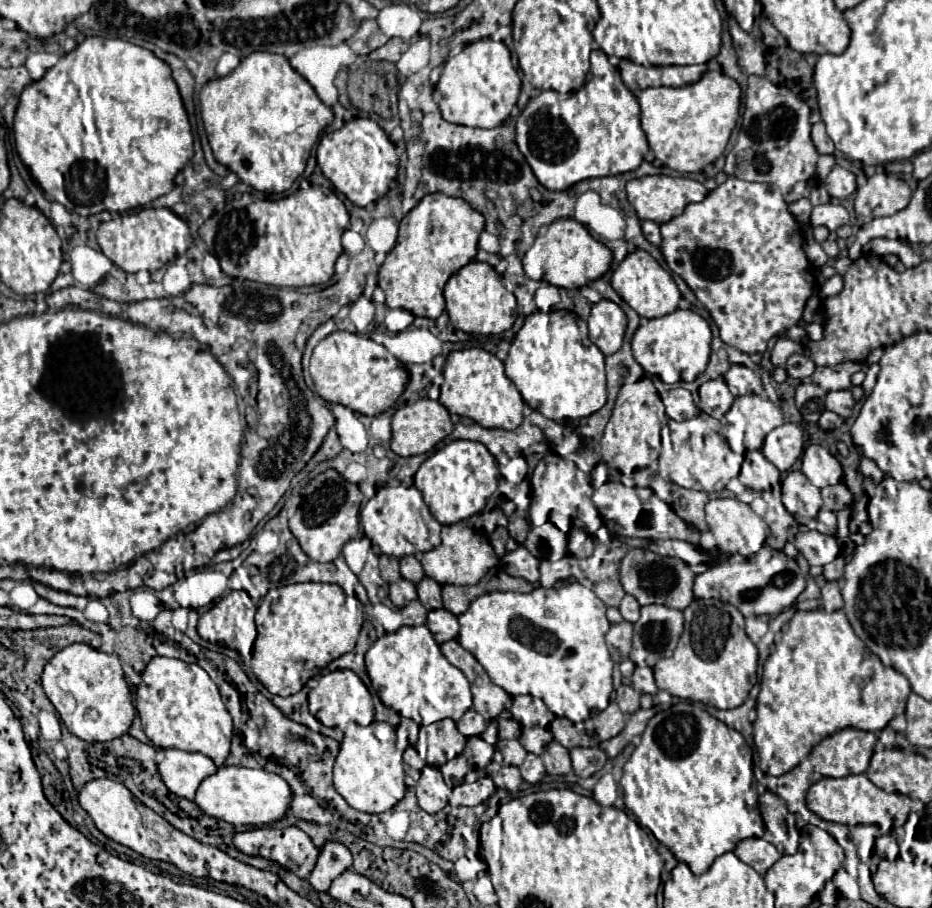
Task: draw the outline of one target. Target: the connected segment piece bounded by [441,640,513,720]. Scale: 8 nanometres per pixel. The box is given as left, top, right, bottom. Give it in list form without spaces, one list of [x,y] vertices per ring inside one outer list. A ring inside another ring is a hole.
[[[457,640],[443,642],[441,644],[441,652],[469,680],[471,692],[473,692],[473,710],[475,712],[479,712],[485,720],[493,720],[503,710],[511,708],[511,700],[513,698],[507,692],[503,692],[503,688],[499,688],[499,686],[495,686],[491,682],[491,678],[487,676],[485,668]]]

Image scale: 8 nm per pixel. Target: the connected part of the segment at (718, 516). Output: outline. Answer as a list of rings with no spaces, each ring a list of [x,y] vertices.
[[[717,498],[717,500],[711,500],[705,506],[705,514],[707,514],[709,530],[713,532],[713,536],[717,540],[717,548],[721,552],[751,556],[765,544],[765,540],[769,536],[769,526],[763,522],[763,518],[757,516],[749,508],[749,504],[743,504],[737,498]]]

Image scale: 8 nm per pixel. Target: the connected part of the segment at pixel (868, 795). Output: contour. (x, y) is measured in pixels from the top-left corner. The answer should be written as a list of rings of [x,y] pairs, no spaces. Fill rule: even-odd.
[[[851,774],[845,778],[821,778],[807,792],[807,808],[815,812],[819,818],[847,826],[875,824],[883,832],[891,832],[893,828],[903,826],[911,810],[911,804],[911,798],[903,794],[889,794],[877,788],[865,774]]]

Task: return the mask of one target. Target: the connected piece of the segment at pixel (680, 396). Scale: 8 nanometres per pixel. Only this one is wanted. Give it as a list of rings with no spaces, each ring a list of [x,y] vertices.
[[[651,376],[665,408],[667,408],[667,416],[673,420],[689,420],[693,416],[699,414],[691,392],[681,386],[669,386],[665,382],[661,382],[657,376]]]

